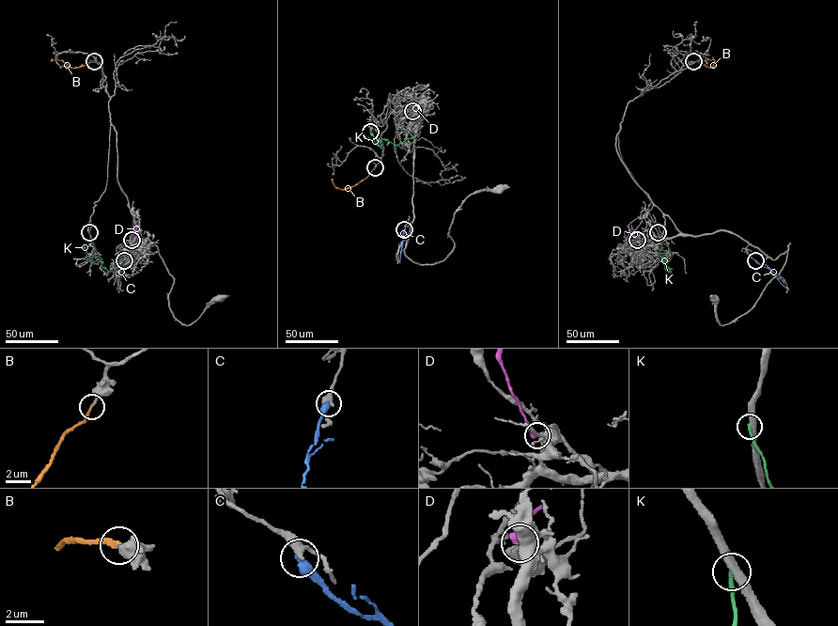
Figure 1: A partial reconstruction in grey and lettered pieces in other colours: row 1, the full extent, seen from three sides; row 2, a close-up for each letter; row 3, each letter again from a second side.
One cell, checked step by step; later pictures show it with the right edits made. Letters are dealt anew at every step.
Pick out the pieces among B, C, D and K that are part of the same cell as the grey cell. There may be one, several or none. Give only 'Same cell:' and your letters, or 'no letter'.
Same cell: B

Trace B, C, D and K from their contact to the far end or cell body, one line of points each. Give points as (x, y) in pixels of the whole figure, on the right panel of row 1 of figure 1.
B: (693, 61), (711, 68), (714, 60), (705, 58)
C: (755, 260), (775, 273), (784, 284)
D: (637, 240), (631, 225)
K: (658, 232), (659, 239), (671, 253), (664, 264), (665, 269), (671, 271), (659, 252)

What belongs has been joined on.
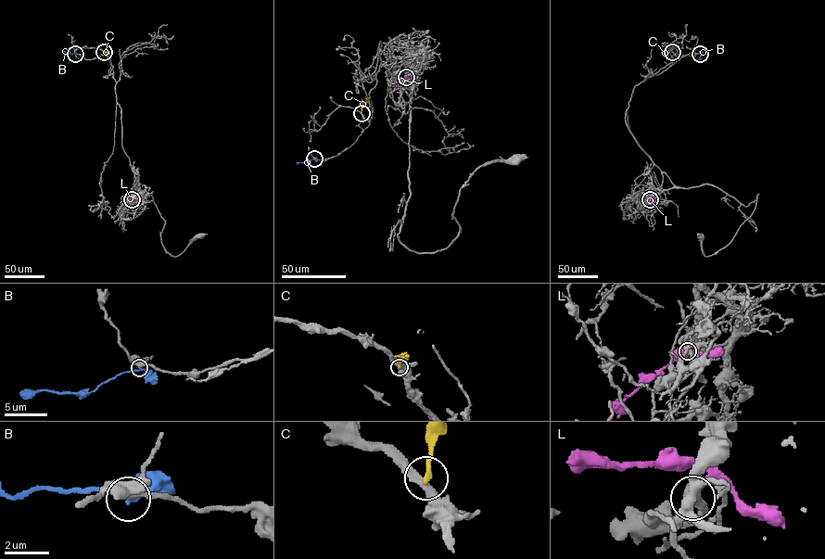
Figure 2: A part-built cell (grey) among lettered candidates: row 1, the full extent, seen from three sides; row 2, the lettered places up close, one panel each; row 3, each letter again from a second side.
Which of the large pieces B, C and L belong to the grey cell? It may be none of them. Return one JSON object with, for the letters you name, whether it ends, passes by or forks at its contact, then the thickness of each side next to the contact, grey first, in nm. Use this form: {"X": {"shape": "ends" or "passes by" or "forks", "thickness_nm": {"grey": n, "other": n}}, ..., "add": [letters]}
{"add": []}

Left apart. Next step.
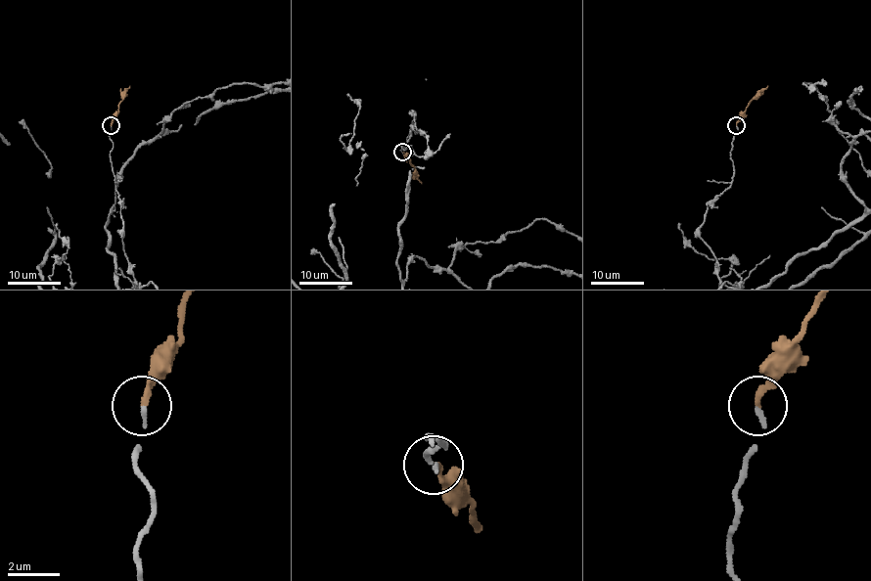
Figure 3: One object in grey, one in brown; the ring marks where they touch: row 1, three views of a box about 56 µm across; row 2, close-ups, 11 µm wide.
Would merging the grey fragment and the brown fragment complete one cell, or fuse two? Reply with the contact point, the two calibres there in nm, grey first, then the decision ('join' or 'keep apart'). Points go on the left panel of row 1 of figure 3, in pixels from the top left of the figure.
(111, 125) | 170/220 nm | join

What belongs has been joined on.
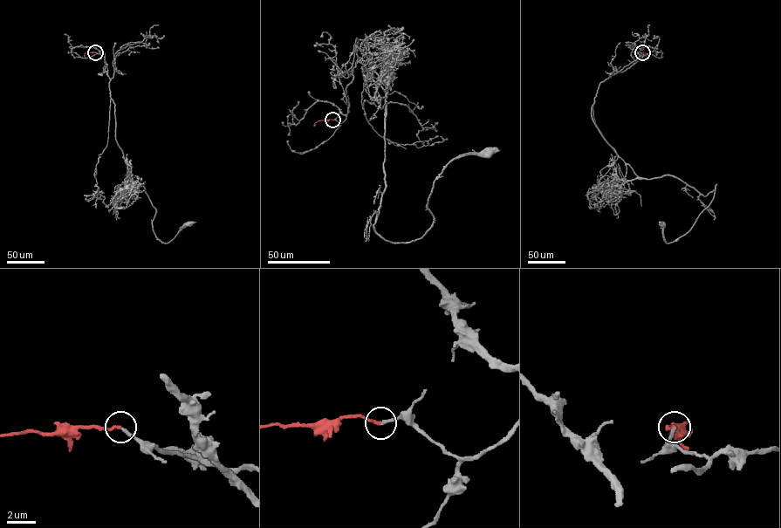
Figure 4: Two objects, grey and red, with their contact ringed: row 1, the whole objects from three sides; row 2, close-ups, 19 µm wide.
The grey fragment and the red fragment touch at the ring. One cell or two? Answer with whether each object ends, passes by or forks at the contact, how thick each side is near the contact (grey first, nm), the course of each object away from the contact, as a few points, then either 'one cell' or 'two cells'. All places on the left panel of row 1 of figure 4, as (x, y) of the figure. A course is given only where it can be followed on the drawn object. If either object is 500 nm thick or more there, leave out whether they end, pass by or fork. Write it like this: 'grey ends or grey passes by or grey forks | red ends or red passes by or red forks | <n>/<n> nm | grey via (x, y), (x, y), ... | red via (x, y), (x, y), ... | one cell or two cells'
grey ends | red ends | 220/200 nm | grey via (95, 52), (104, 58), (126, 162), (119, 195), (143, 186), (161, 242), (189, 223) | red via (95, 52), (85, 53), (85, 57) | one cell

